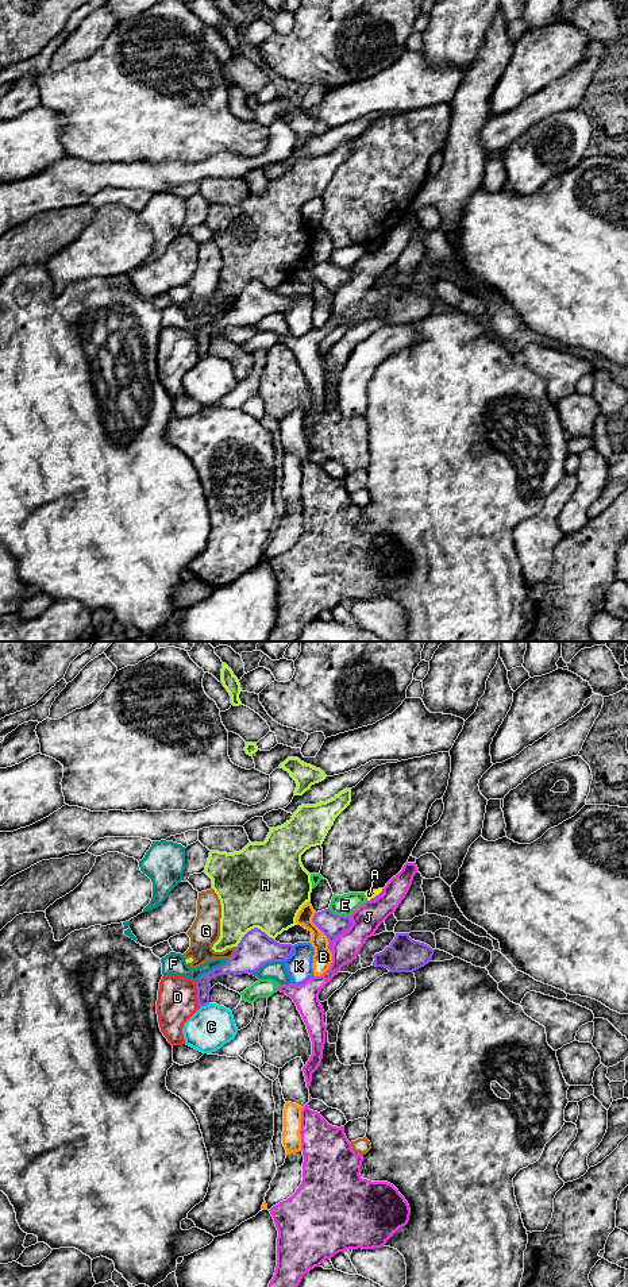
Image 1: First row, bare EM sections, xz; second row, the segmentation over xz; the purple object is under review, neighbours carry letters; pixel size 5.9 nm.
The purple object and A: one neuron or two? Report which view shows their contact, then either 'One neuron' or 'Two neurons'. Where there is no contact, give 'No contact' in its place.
Touches purple in xz. Two neurons

